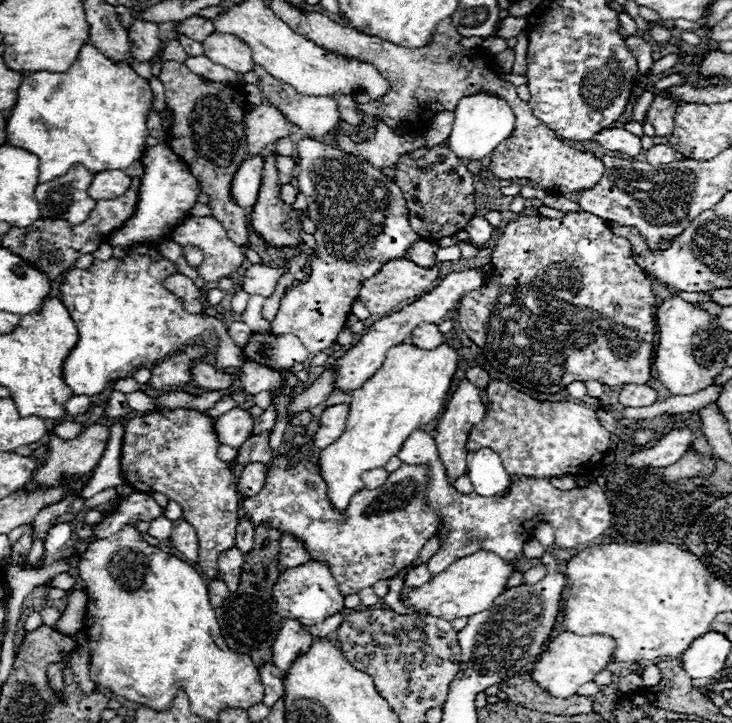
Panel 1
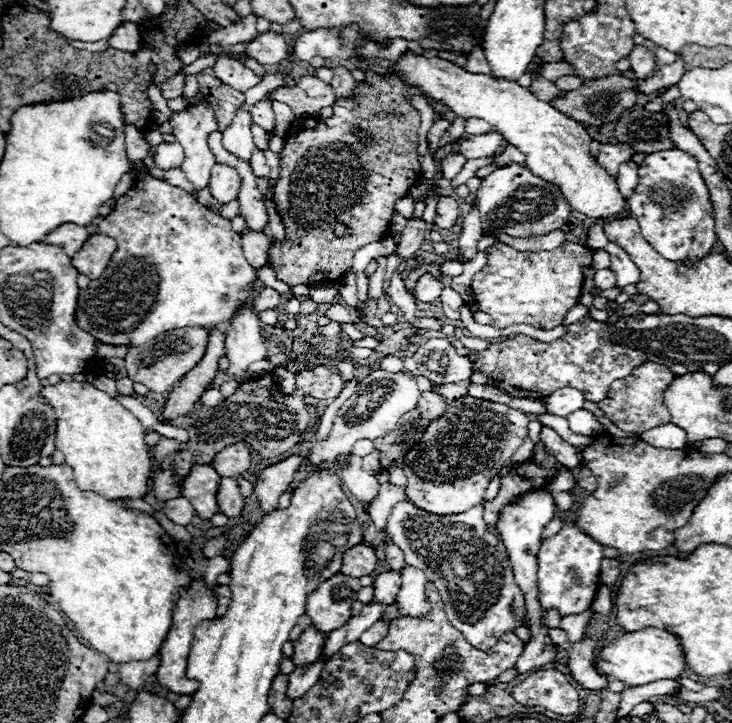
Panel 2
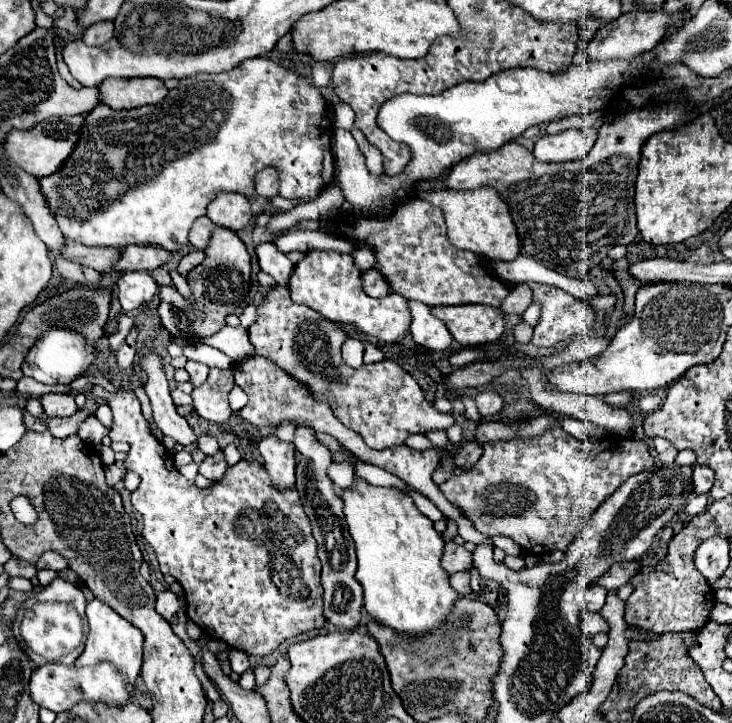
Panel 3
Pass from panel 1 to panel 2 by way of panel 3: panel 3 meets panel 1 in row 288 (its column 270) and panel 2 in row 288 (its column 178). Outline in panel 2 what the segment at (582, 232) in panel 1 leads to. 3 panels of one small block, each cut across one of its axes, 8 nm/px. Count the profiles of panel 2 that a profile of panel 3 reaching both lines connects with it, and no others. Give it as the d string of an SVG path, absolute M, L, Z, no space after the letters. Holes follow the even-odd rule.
M502 242L490 246L488 266L472 280L474 302L490 314L494 328L512 324L530 324L540 330L552 330L562 324L570 308L580 300L584 286L584 268L592 266L594 250L576 242L564 242L548 252L518 252Z

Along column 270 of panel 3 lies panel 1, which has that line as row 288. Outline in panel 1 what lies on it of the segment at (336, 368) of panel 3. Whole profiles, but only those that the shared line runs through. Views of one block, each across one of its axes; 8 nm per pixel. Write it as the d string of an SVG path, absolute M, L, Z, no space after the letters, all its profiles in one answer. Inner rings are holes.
M302 138L296 146L298 146L296 152L298 152L298 166L300 166L298 188L306 196L308 214L316 224L316 232L314 232L316 250L310 260L308 280L286 290L286 294L280 300L278 314L270 324L270 328L276 334L298 336L302 344L308 350L312 350L312 354L316 354L330 348L336 342L336 336L344 328L352 304L360 294L362 282L366 278L372 278L388 260L406 258L410 246L422 240L422 236L414 232L408 222L408 208L402 190L380 168L312 138Z

